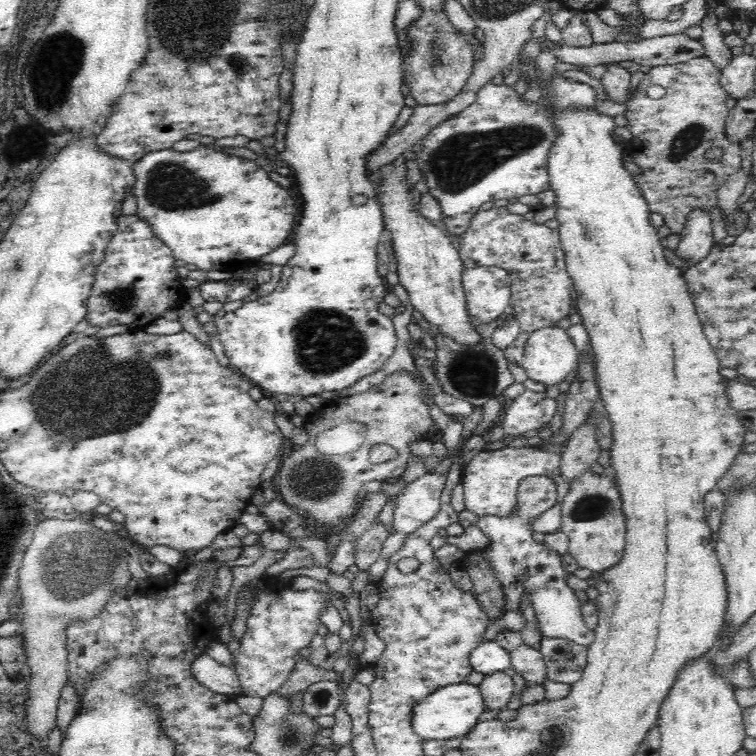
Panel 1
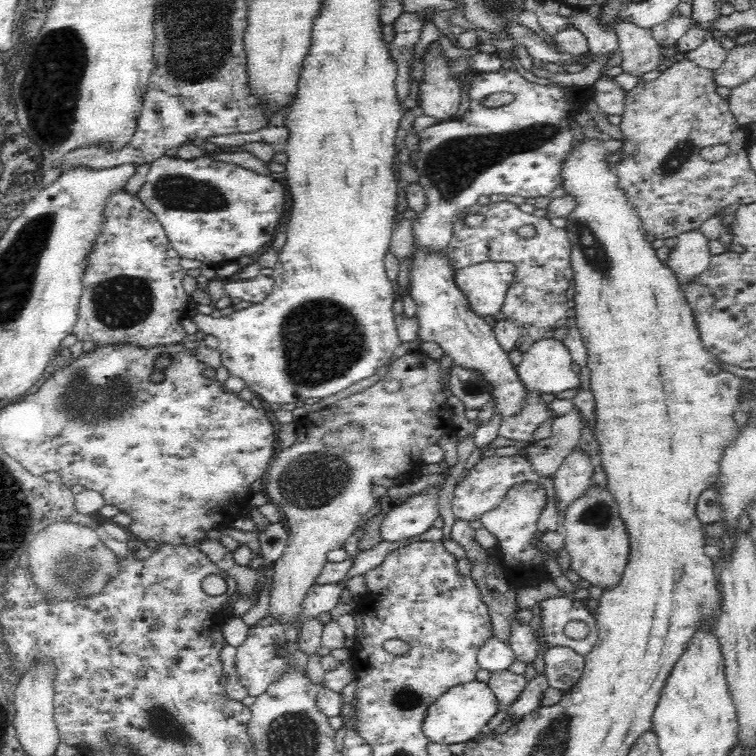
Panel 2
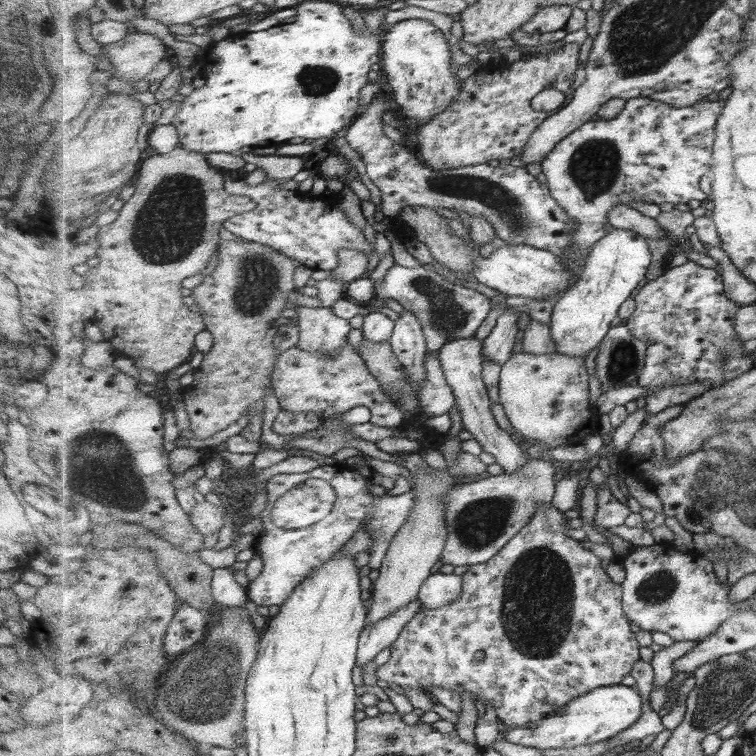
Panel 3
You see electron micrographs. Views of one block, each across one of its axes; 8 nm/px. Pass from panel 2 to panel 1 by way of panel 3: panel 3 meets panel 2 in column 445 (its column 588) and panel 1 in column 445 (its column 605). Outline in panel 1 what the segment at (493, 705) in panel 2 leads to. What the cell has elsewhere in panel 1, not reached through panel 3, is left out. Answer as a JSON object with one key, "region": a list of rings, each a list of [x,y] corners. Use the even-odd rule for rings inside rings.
{"region":[[[460,683],[438,689],[421,700],[413,710],[413,729],[425,741],[462,738],[488,715],[485,696],[479,685]]]}

